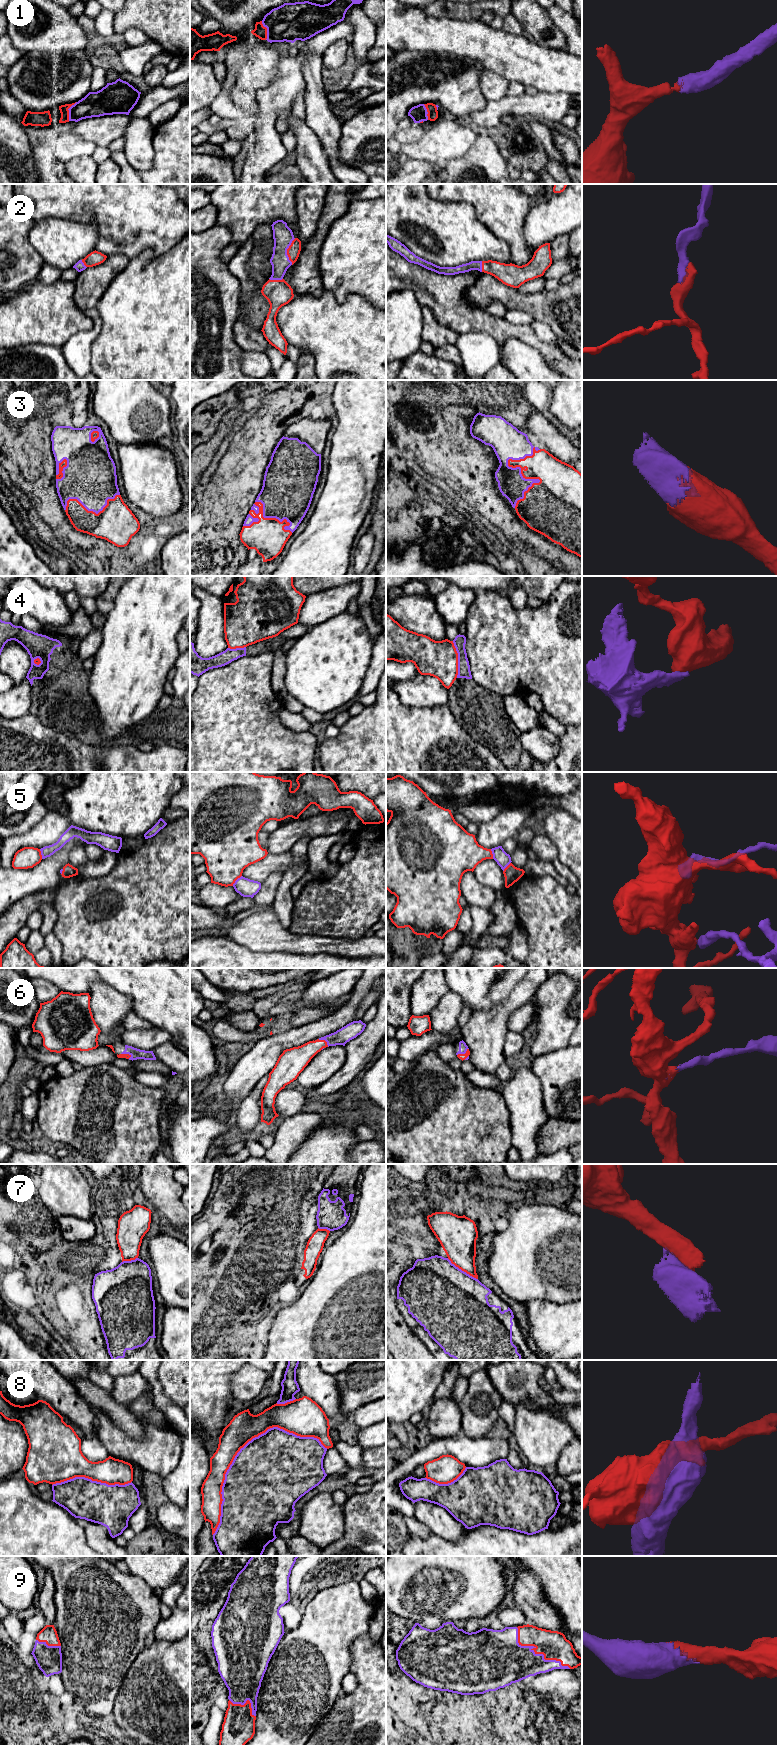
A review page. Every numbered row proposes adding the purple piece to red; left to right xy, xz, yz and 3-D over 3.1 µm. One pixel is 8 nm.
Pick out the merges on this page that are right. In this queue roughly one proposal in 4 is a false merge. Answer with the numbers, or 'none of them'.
1, 2, 3, 5, 6, 9

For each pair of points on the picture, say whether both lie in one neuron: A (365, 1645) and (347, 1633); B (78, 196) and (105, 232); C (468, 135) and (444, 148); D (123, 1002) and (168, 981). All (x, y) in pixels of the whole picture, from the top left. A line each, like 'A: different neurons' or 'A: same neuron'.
A: different neurons
B: same neuron
C: same neuron
D: different neurons

